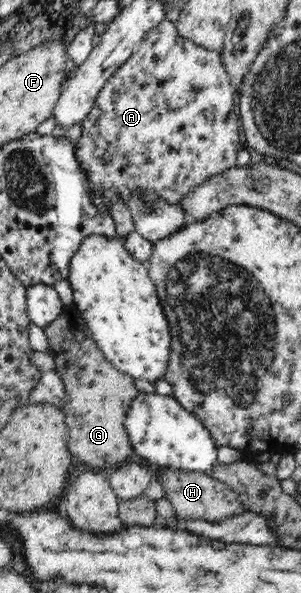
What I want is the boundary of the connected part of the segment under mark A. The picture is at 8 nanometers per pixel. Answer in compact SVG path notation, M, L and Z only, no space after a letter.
M162 22L156 30L152 30L148 37L144 37L138 48L115 73L112 78L102 87L95 105L90 114L83 120L82 134L77 140L76 158L84 171L88 171L88 177L95 190L100 190L101 197L95 198L96 204L109 204L110 200L117 194L121 194L124 201L136 188L154 189L160 198L167 200L170 204L177 204L180 198L194 186L202 184L206 178L214 174L222 173L224 170L237 167L236 154L245 147L240 140L240 122L238 114L234 110L234 89L230 82L228 71L222 66L223 59L220 51L206 50L194 45L192 41L180 36L177 27L172 22Z

